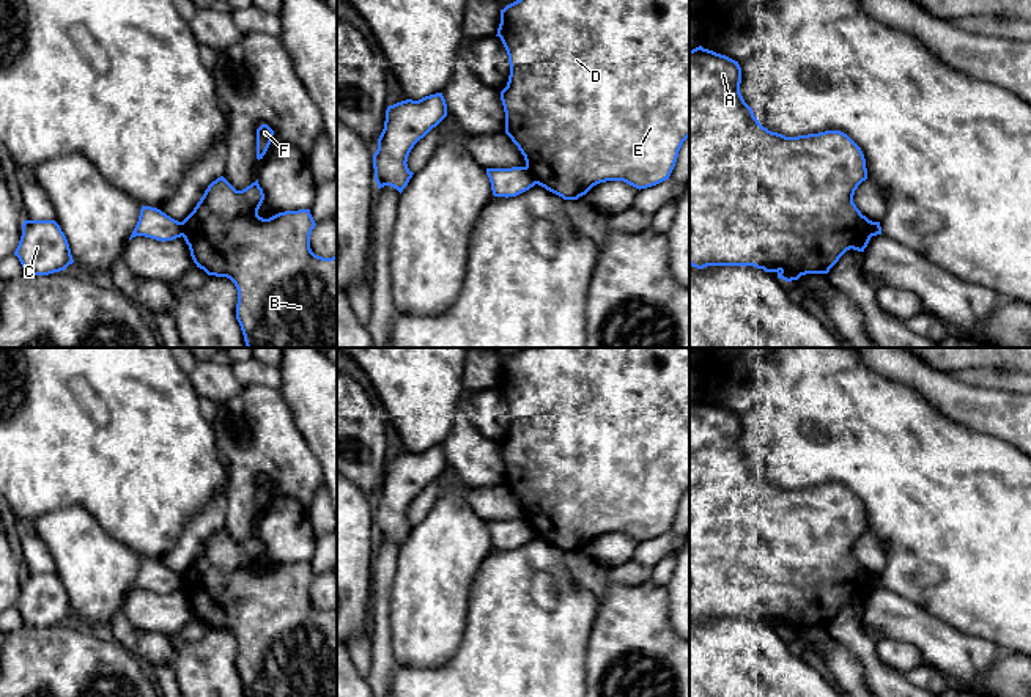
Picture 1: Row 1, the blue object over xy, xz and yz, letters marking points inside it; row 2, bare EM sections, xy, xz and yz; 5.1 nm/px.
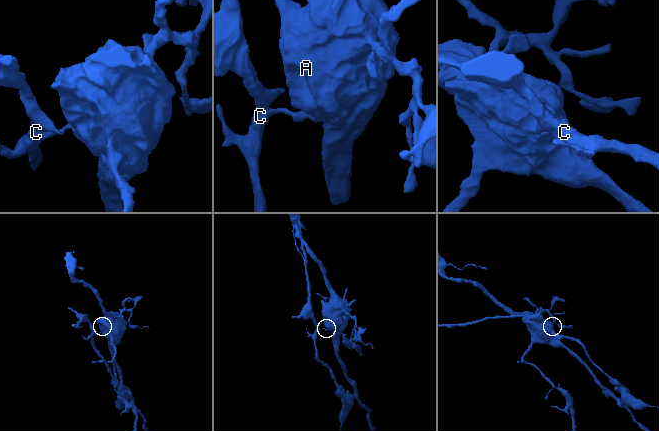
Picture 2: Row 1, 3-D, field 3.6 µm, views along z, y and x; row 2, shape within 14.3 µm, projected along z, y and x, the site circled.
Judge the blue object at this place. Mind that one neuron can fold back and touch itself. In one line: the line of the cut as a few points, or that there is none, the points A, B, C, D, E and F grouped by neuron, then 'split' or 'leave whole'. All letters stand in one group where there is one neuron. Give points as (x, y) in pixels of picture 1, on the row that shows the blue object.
cut in xz along (524, 167), (537, 183); A B D E F / C; split

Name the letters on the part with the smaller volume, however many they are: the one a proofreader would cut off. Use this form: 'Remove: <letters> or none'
Remove: C

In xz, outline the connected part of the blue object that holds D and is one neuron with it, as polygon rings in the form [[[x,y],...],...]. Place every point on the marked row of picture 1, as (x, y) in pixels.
[[[516,0],[501,9],[497,35],[507,50],[510,76],[501,91],[505,134],[518,146],[535,183],[564,200],[578,200],[593,186],[623,181],[647,189],[669,179],[689,137],[689,0]]]

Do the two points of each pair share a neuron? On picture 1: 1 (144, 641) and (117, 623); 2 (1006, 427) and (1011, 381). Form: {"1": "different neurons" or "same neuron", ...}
{"1": "same neuron", "2": "different neurons"}

